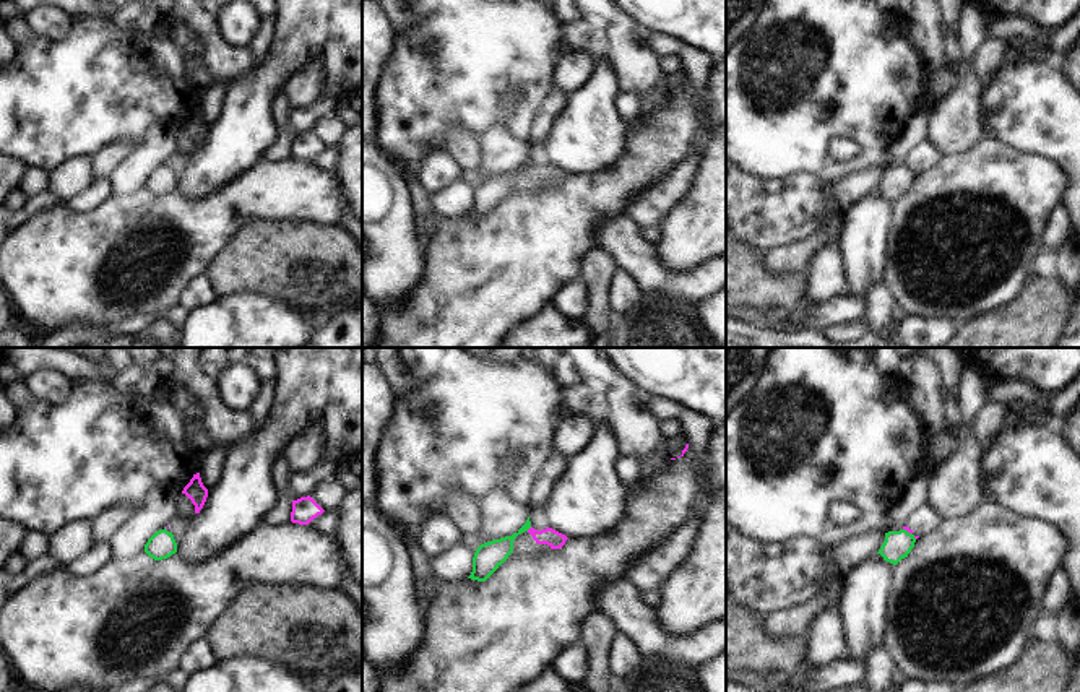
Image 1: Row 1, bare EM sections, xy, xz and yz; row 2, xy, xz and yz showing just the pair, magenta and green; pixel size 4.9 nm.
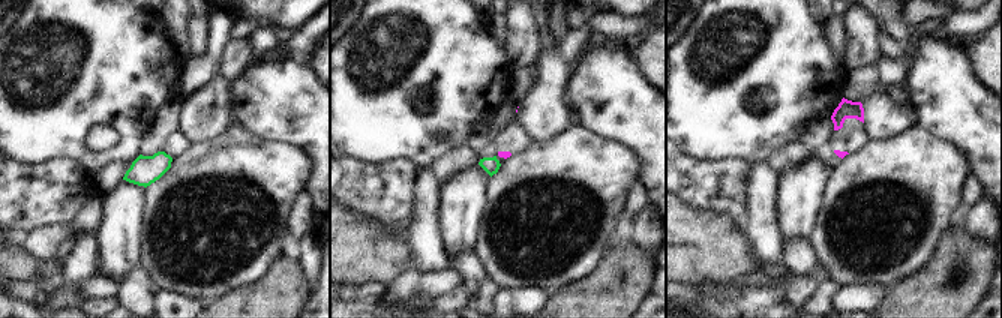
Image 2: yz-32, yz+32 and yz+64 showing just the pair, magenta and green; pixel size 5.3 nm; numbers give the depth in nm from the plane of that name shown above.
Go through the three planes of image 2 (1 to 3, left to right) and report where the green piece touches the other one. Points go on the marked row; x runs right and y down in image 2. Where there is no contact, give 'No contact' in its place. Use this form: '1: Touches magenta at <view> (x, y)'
1: No contact
2: No contact
3: No contact

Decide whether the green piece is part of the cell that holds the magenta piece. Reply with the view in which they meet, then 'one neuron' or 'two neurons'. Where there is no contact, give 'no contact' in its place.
meets magenta in xz; two neurons

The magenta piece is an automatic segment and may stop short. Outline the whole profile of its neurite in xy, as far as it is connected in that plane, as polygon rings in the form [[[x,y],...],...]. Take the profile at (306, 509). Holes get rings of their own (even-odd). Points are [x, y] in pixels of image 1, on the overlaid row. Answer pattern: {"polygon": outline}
{"polygon": [[[310,495],[300,497],[297,500],[292,500],[291,521],[299,525],[309,525],[323,512],[325,510]]]}

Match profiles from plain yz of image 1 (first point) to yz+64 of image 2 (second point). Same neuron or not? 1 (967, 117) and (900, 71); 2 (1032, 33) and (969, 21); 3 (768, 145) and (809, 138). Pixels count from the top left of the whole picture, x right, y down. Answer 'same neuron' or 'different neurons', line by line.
1: same neuron
2: same neuron
3: different neurons

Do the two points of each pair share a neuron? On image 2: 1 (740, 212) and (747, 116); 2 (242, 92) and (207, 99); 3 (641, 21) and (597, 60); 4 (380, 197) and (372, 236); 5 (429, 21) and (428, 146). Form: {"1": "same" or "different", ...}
{"1": "different", "2": "different", "3": "different", "4": "different", "5": "same"}

